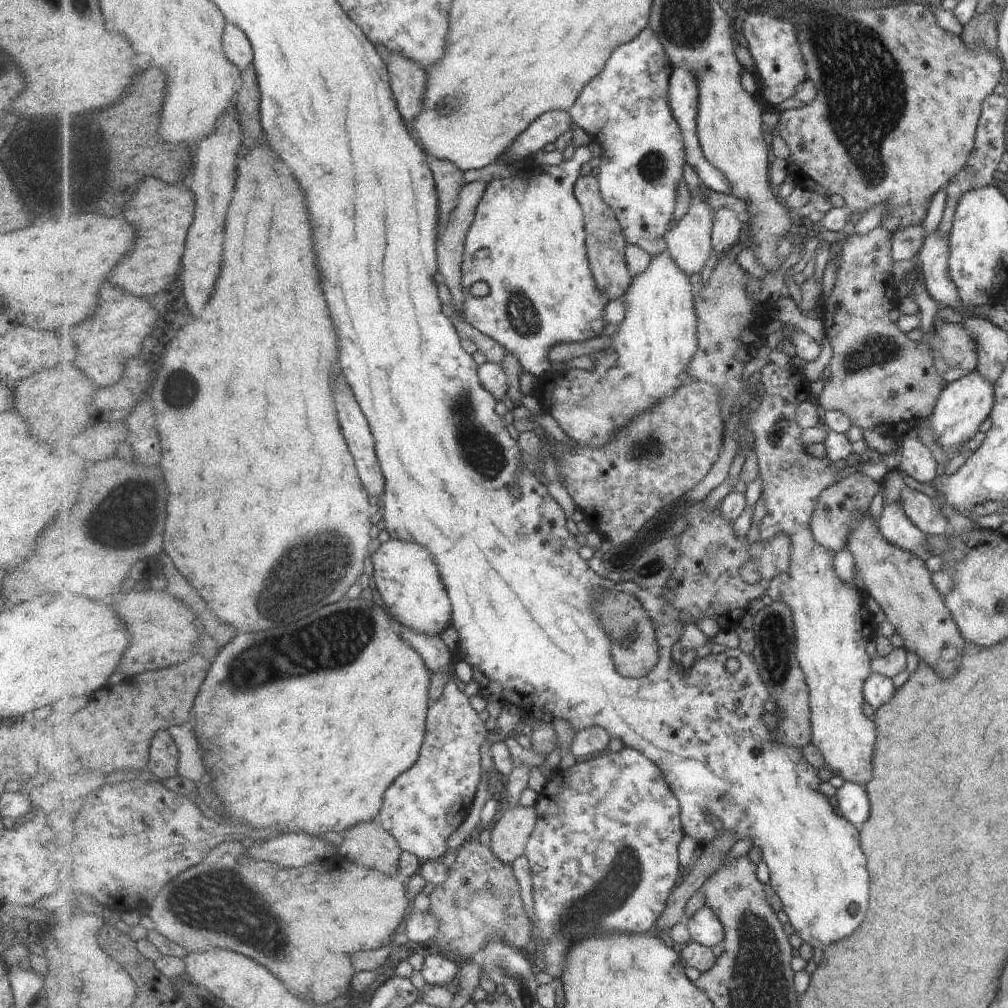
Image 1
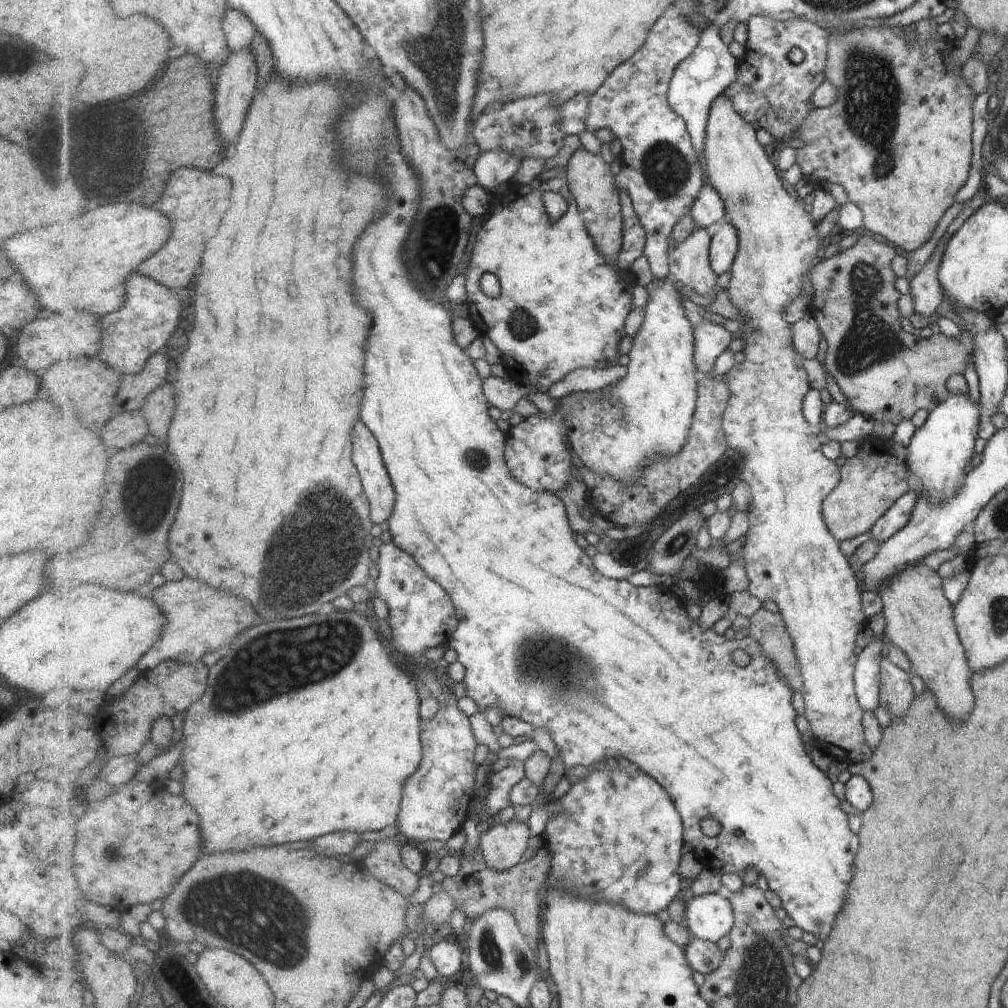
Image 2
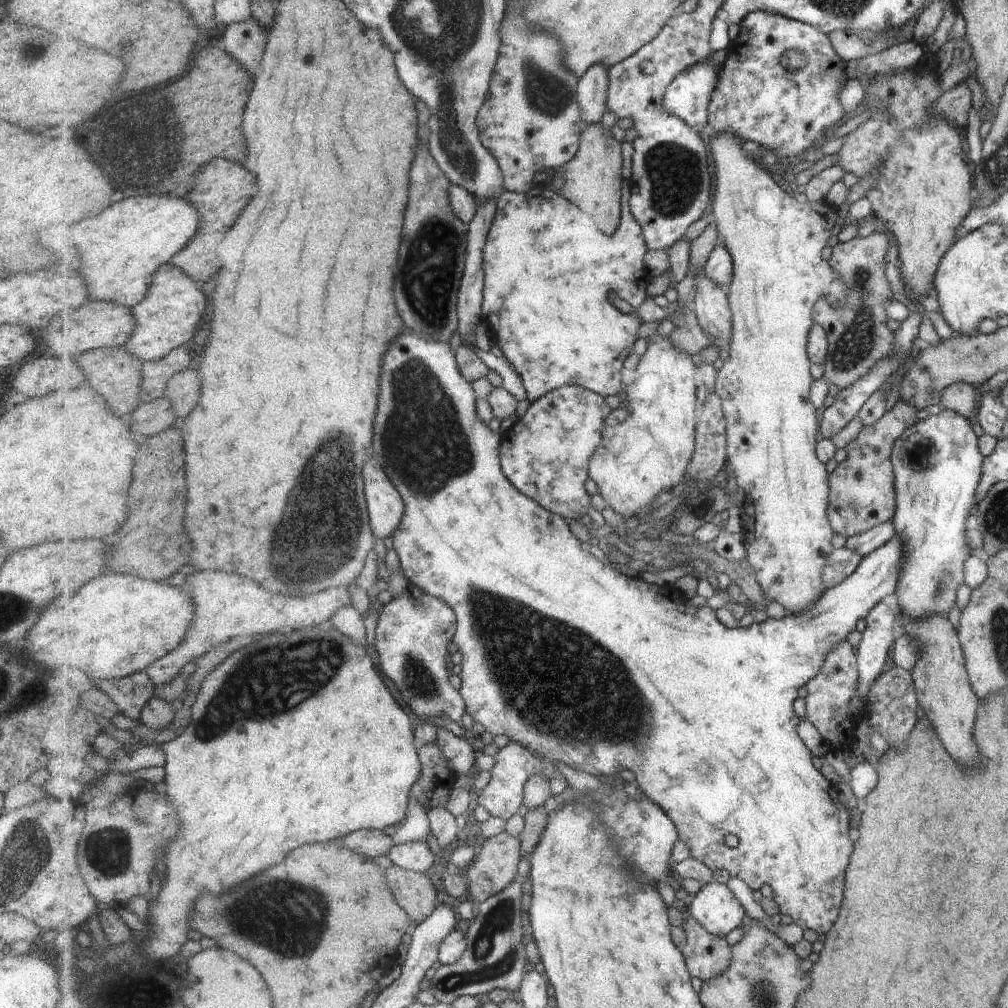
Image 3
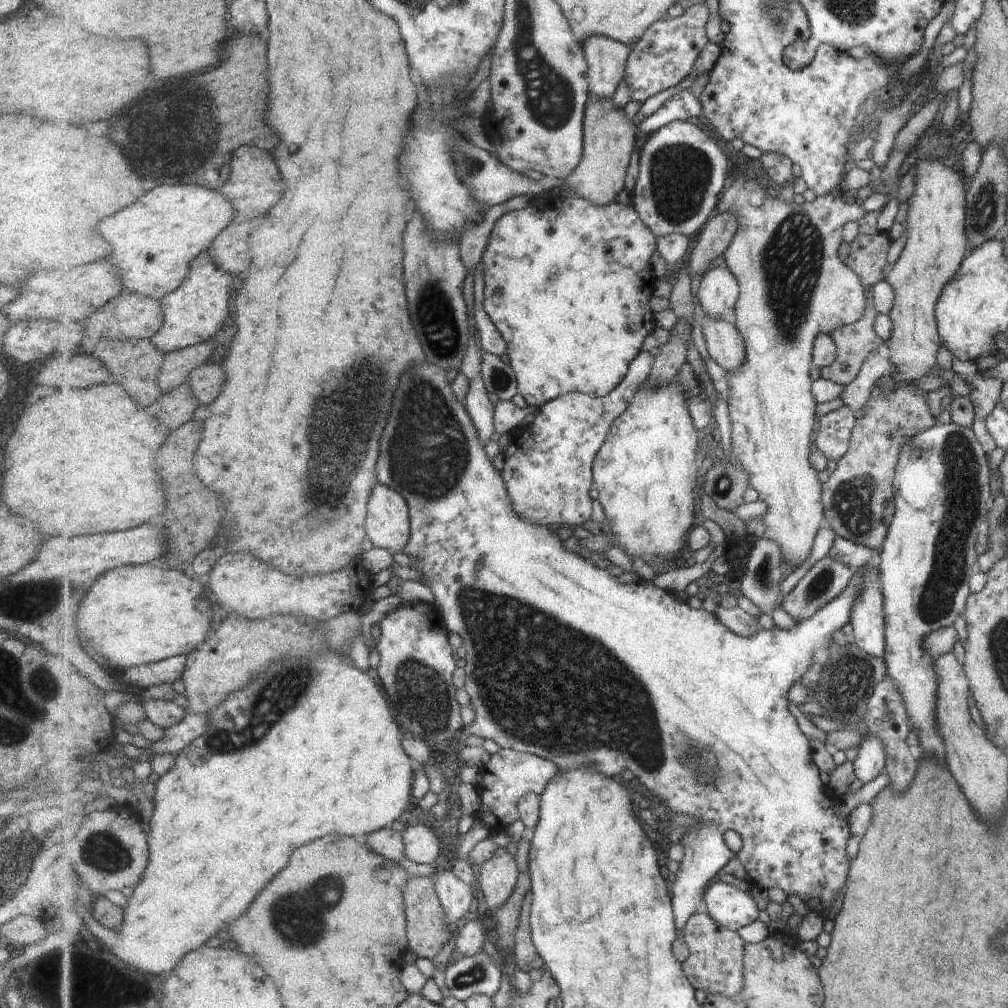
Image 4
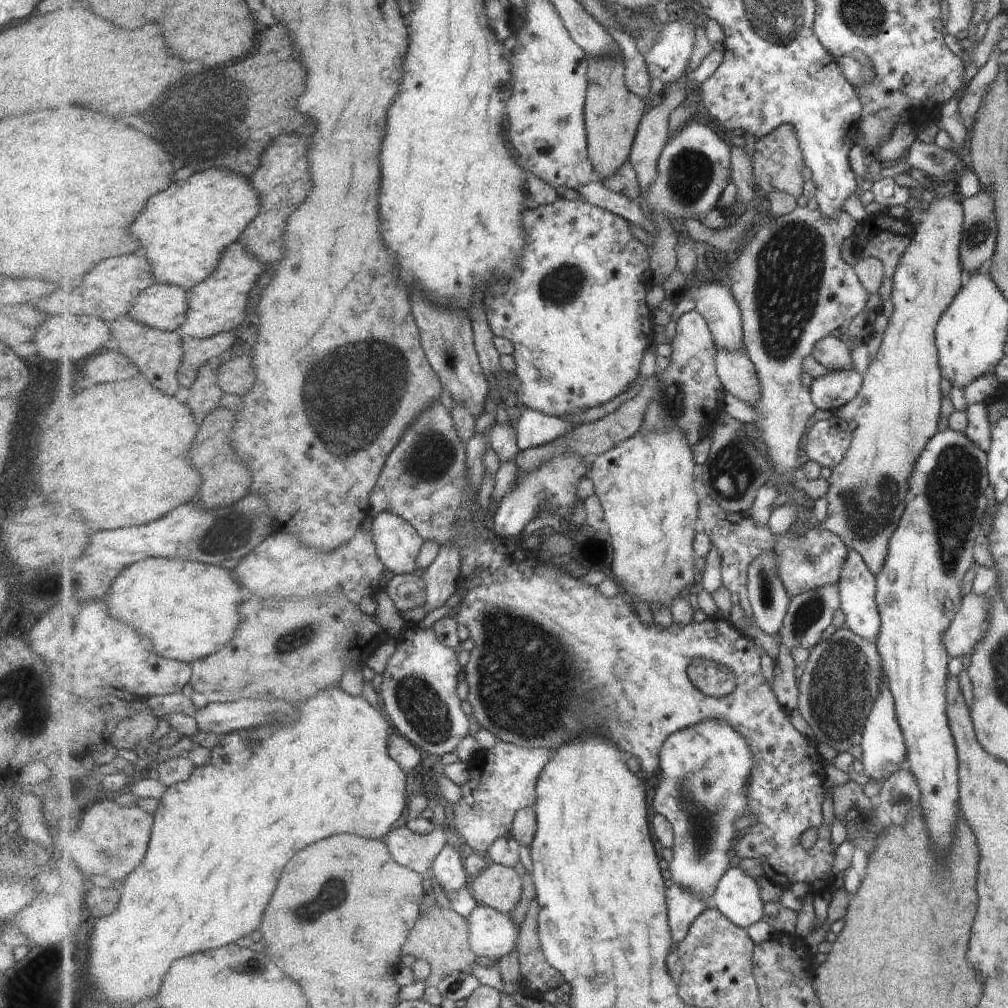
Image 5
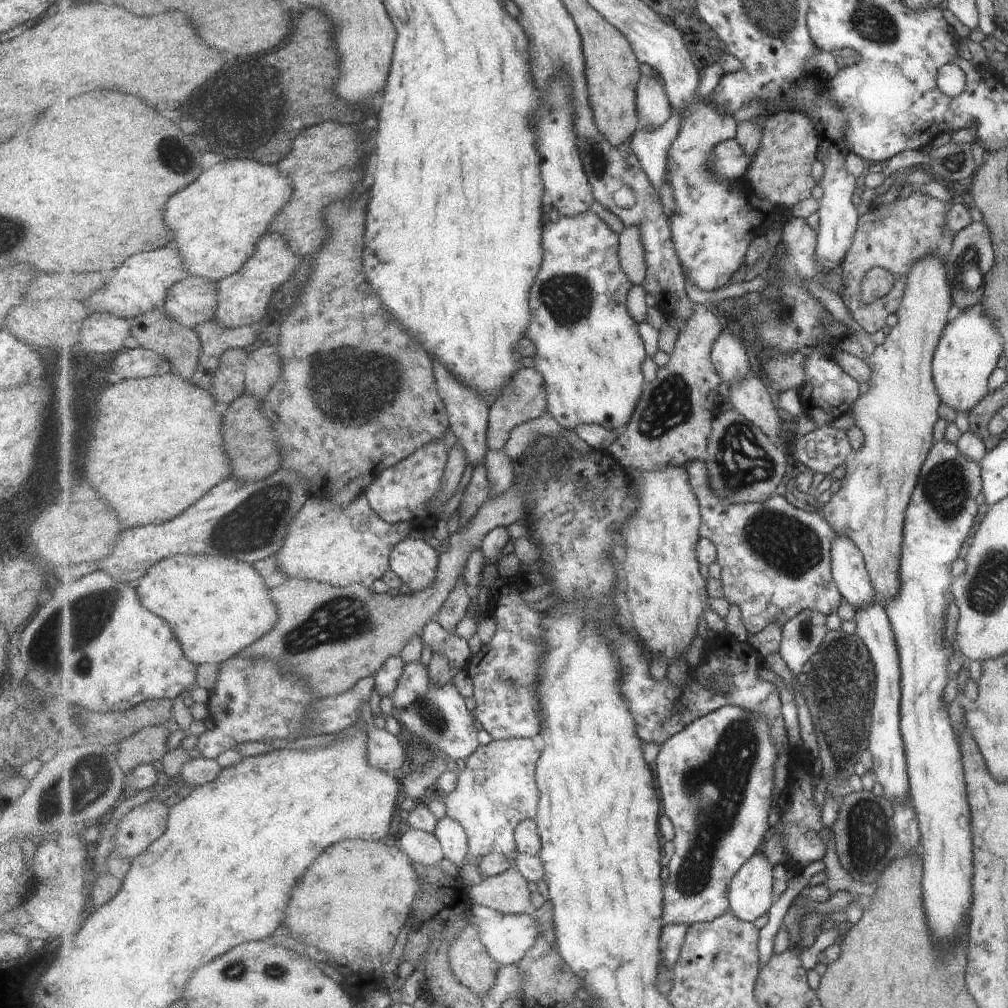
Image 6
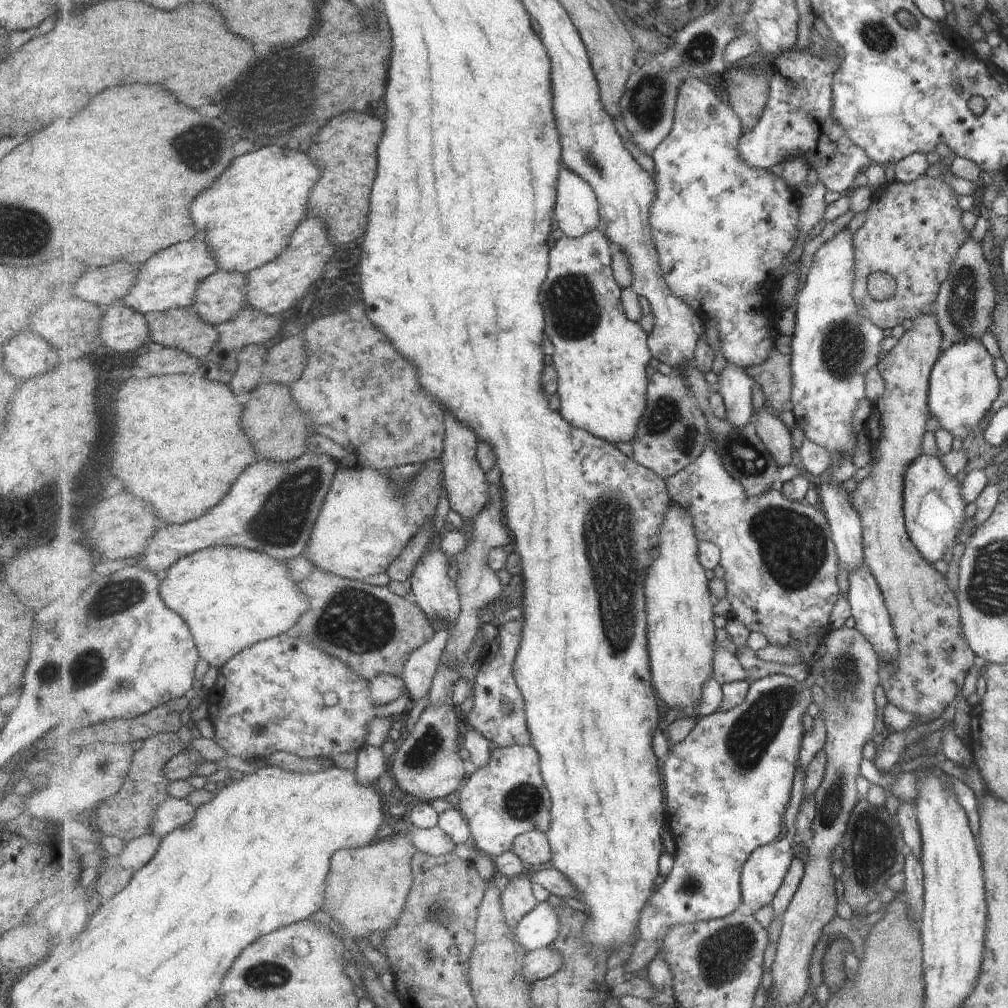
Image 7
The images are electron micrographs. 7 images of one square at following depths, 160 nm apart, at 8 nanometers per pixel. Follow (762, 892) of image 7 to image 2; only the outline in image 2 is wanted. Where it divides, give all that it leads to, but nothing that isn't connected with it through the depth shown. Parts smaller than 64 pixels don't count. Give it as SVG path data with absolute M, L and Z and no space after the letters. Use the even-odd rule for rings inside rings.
M725 892L695 895L687 902L685 924L693 937L718 943L729 936L735 911Z

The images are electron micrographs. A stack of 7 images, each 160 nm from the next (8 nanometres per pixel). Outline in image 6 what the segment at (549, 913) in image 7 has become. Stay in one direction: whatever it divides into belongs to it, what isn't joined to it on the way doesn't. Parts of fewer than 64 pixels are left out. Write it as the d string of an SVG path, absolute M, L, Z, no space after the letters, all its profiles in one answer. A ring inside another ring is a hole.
M472 904L472 914L468 919L470 924L473 923L478 926L481 940L486 944L491 956L500 964L500 968L513 963L520 963L541 936L540 922L532 913L502 915L485 905Z

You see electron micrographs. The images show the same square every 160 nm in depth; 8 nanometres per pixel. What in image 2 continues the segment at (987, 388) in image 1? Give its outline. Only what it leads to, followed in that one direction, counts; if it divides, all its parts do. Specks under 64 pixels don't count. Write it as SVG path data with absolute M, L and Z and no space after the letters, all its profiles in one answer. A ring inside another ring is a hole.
M951 395L931 409L924 423L916 428L907 447L907 468L917 477L917 499L925 494L931 501L944 501L952 497L963 484L970 471L968 462L975 454L973 442L978 427L978 402L970 402L965 395Z

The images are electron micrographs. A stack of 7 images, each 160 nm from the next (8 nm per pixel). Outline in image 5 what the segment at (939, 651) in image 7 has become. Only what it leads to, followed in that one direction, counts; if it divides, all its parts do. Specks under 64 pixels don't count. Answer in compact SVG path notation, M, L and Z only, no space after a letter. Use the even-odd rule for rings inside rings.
M950 187L947 197L937 199L936 197L930 196L930 194L926 196L923 217L919 223L914 226L913 238L906 250L903 251L898 262L897 270L894 272L894 279L892 280L893 290L890 292L889 298L893 310L889 315L885 330L883 330L880 336L879 348L877 348L875 354L872 356L867 370L863 375L862 390L851 399L850 403L847 403L837 410L837 414L847 416L850 420L853 420L856 428L852 431L851 446L845 458L832 470L831 476L827 479L829 482L829 489L826 496L829 501L829 506L824 526L827 530L840 536L846 542L849 550L855 551L862 557L873 576L876 576L876 574L882 570L883 563L886 560L890 536L895 530L895 527L898 526L898 520L904 509L904 498L908 487L907 481L911 471L914 470L915 461L919 453L923 450L925 443L938 431L938 418L940 415L940 402L942 397L939 391L939 382L941 382L942 376L937 364L938 358L936 353L934 326L937 324L943 311L948 307L948 304L953 300L954 294L960 289L961 276L959 274L961 274L962 270L958 257L958 244L962 229L962 216L963 211L959 203L959 196L957 196L953 188Z

